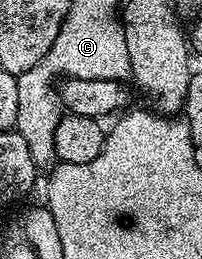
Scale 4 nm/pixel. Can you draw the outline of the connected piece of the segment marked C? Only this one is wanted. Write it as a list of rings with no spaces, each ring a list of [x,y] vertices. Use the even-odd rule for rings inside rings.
[[[66,17],[66,28],[60,26],[62,36],[56,34],[56,42],[52,42],[52,50],[44,54],[44,58],[36,66],[18,75],[19,84],[19,118],[16,131],[28,142],[28,150],[32,153],[35,169],[50,170],[55,167],[56,126],[62,121],[64,109],[56,91],[59,78],[76,80],[117,80],[126,82],[131,79],[128,62],[128,42],[122,44],[118,36],[110,36],[110,28],[106,24],[98,24],[98,20],[86,20],[86,24],[70,24]]]

